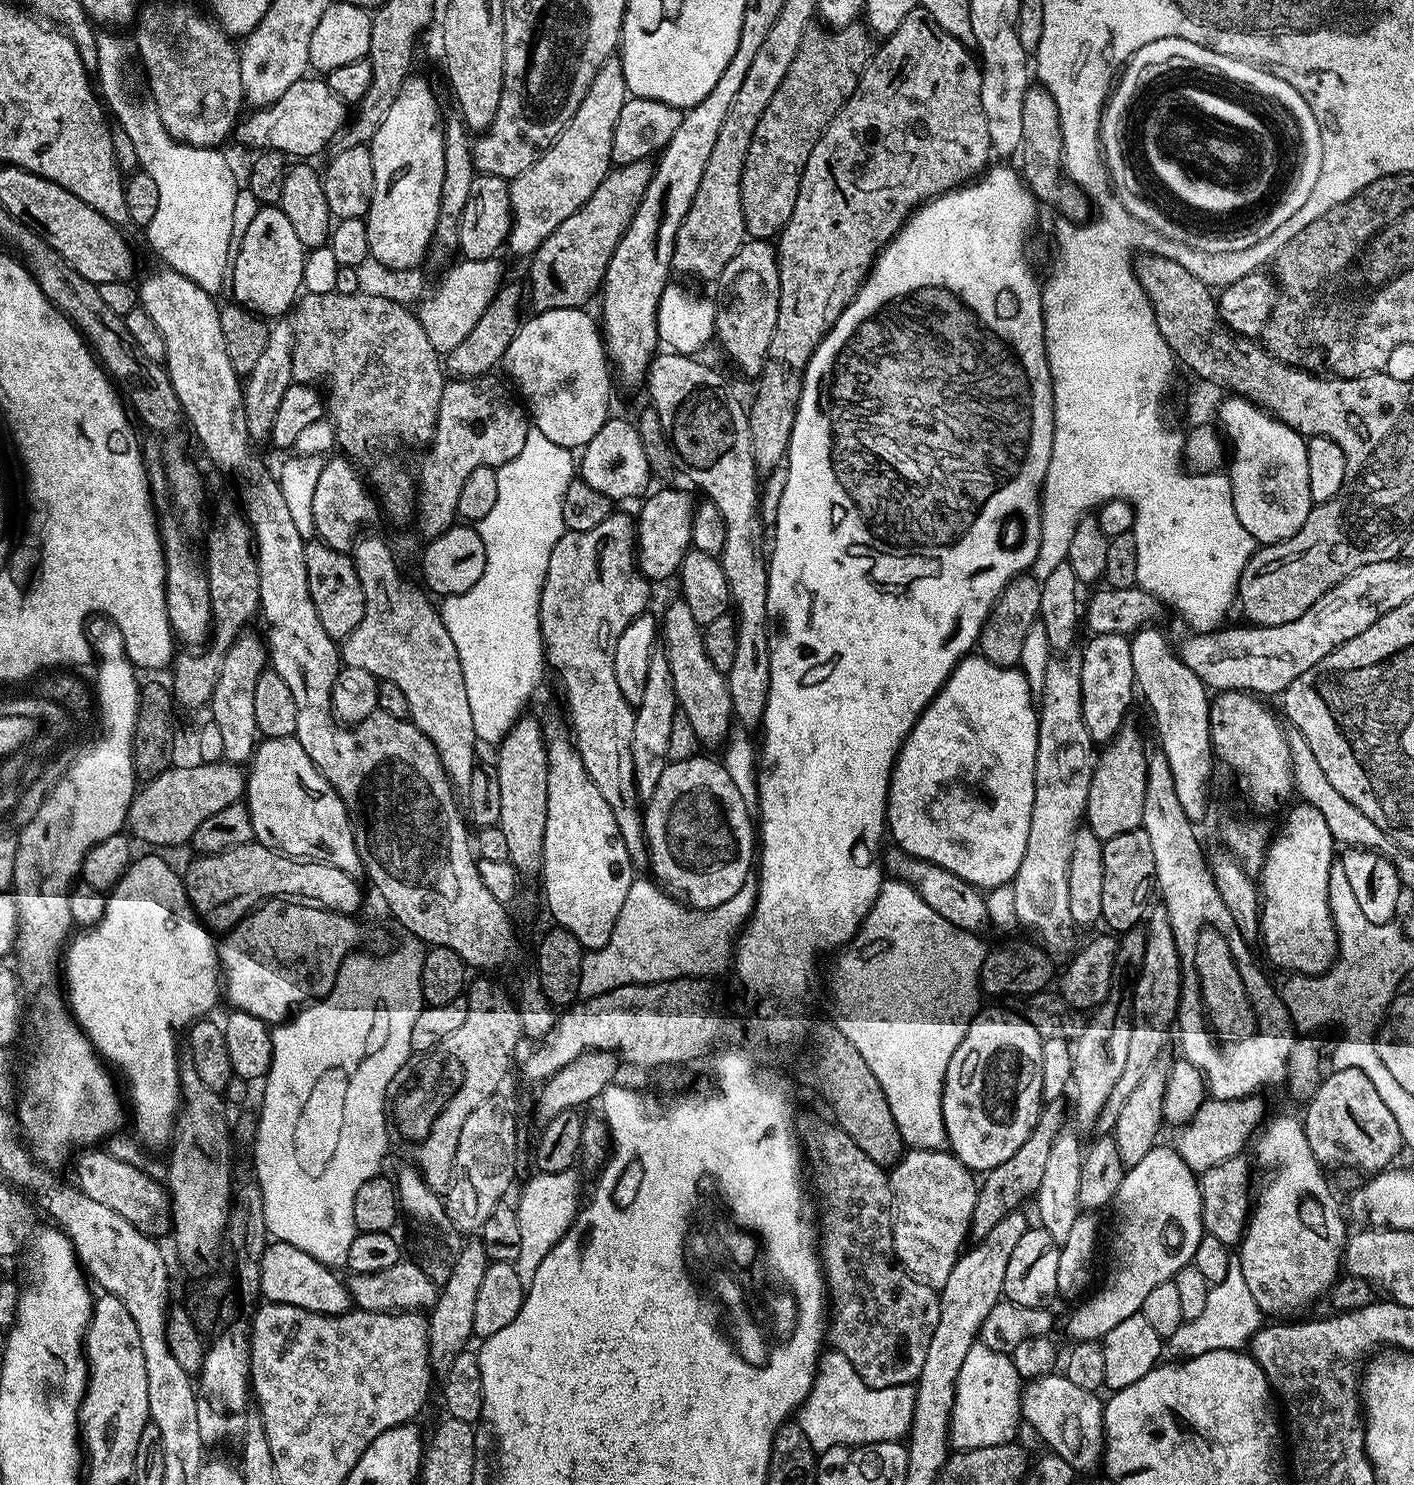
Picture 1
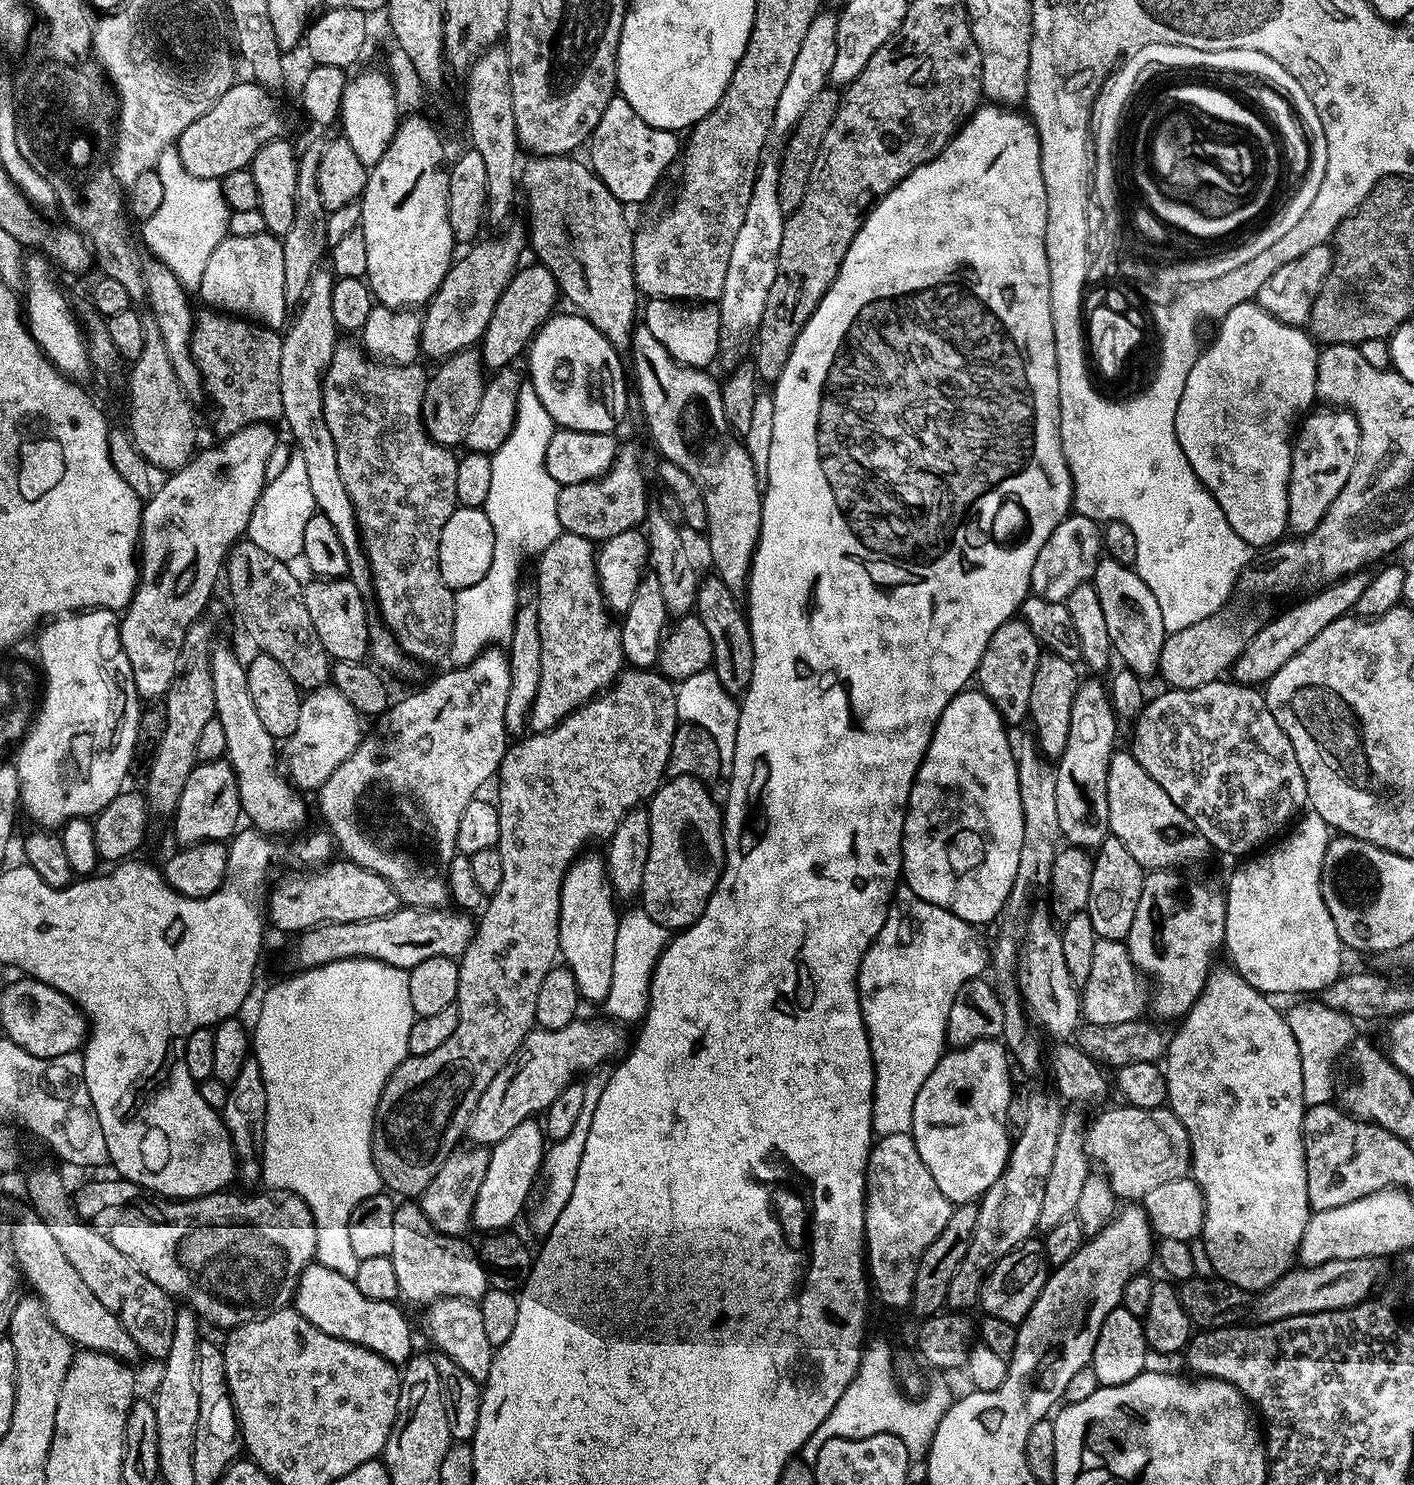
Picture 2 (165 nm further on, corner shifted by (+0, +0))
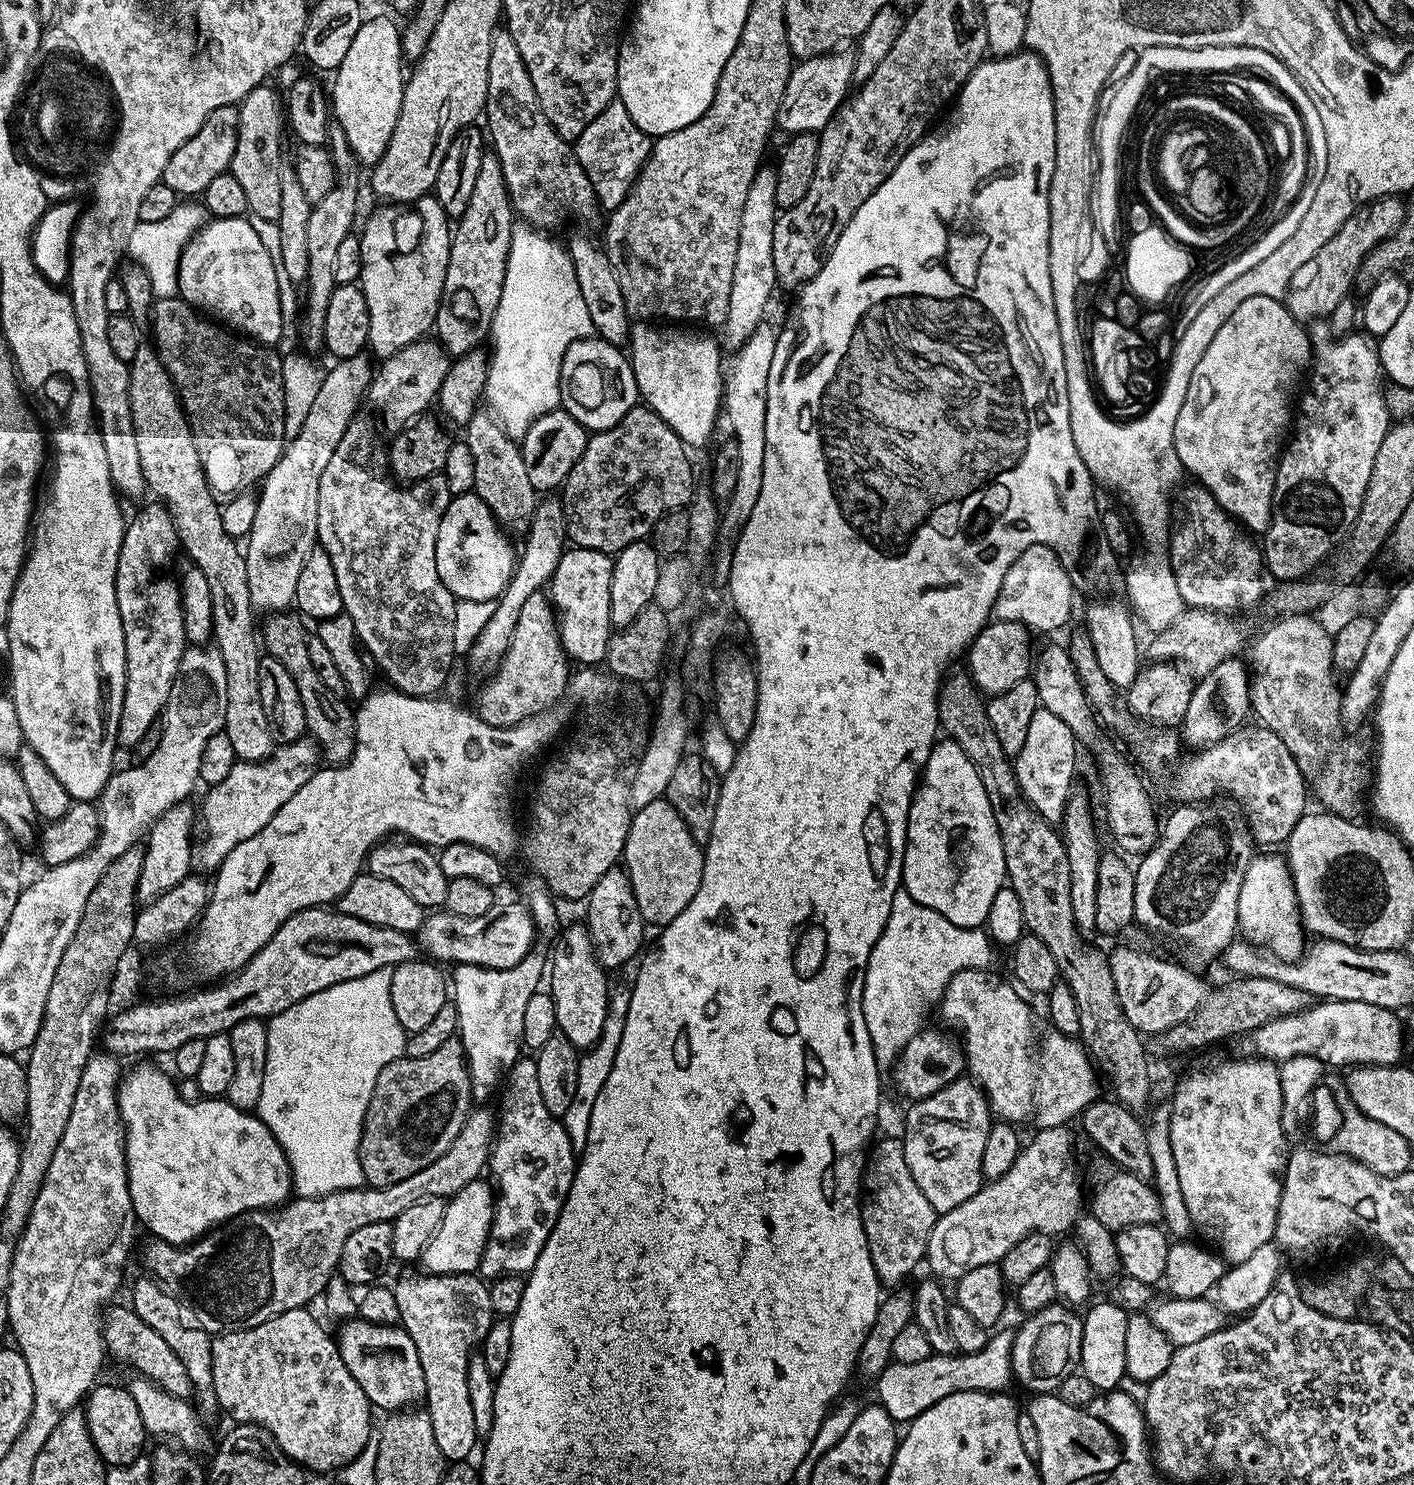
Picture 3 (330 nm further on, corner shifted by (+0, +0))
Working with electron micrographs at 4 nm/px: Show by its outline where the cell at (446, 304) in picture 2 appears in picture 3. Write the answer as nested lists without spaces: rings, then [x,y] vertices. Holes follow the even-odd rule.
[[[435,338],[415,340],[393,356],[387,357],[384,364],[375,369],[372,383],[366,393],[367,403],[372,403],[380,411],[379,419],[384,419],[383,427],[389,428],[389,433],[395,434],[407,428],[413,420],[420,419],[429,411],[428,408],[437,403],[442,381],[446,379],[446,370],[450,363],[448,351]]]

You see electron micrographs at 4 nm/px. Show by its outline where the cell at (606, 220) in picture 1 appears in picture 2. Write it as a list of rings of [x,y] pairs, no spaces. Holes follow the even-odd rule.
[[[532,262],[529,268],[521,267],[512,275],[512,281],[506,286],[490,322],[486,325],[484,337],[480,340],[478,351],[483,367],[488,370],[499,370],[515,365],[516,359],[525,355],[526,349],[537,330],[553,315],[552,308],[558,301],[558,289],[554,274],[546,270],[543,264]]]

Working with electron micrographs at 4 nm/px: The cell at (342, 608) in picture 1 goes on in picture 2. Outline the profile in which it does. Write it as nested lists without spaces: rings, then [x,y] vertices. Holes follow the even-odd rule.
[[[316,578],[304,584],[306,610],[310,614],[310,622],[314,622],[314,630],[318,630],[318,638],[322,638],[322,646],[328,651],[333,661],[363,661],[370,652],[370,619],[368,608],[364,605],[365,593],[350,578],[326,580]]]

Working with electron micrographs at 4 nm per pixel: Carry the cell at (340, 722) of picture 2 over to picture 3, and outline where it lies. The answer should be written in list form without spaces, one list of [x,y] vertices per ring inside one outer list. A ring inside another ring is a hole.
[[[301,738],[293,744],[280,744],[266,760],[241,760],[233,766],[230,774],[222,778],[222,782],[207,789],[204,805],[199,805],[198,824],[201,829],[204,827],[204,841],[201,844],[199,841],[198,844],[199,867],[201,864],[204,868],[212,868],[211,870],[219,869],[226,854],[230,854],[230,850],[234,850],[238,842],[254,838],[254,834],[258,834],[258,830],[262,830],[262,826],[266,826],[266,822],[270,822],[270,818],[274,818],[274,814],[278,814],[278,810],[282,810],[282,806],[286,806],[286,802],[290,802],[290,798],[294,798],[294,794],[298,794],[302,786],[306,786],[308,779],[317,772],[321,764],[320,749],[311,739]]]

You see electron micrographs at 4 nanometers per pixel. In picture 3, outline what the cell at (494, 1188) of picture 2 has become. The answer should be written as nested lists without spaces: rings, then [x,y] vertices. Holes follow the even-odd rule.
[[[481,1178],[462,1186],[462,1190],[454,1193],[445,1203],[441,1225],[424,1248],[422,1265],[424,1264],[425,1273],[433,1276],[453,1276],[472,1274],[479,1269],[492,1219],[496,1217],[497,1197],[494,1195],[493,1185],[488,1185],[486,1180]]]

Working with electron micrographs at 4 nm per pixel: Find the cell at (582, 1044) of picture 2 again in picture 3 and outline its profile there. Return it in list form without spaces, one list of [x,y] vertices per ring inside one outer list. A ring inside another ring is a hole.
[[[476,1106],[469,1111],[462,1130],[458,1130],[458,1138],[450,1142],[450,1150],[442,1154],[426,1170],[418,1170],[418,1174],[410,1174],[410,1178],[402,1178],[402,1182],[394,1182],[385,1188],[347,1188],[341,1192],[331,1192],[325,1196],[302,1196],[292,1198],[283,1206],[271,1210],[243,1212],[226,1224],[219,1225],[211,1232],[205,1232],[199,1240],[191,1244],[171,1244],[165,1240],[149,1239],[144,1248],[144,1264],[151,1275],[159,1280],[176,1299],[192,1312],[195,1318],[209,1334],[246,1330],[254,1326],[262,1326],[262,1322],[270,1322],[278,1314],[286,1310],[294,1310],[311,1305],[311,1300],[327,1289],[333,1273],[337,1271],[342,1246],[346,1246],[346,1238],[354,1234],[362,1226],[370,1226],[370,1222],[387,1220],[392,1222],[401,1215],[408,1206],[431,1196],[450,1198],[462,1186],[481,1179],[488,1168],[488,1158],[492,1155],[492,1142],[496,1134],[497,1117],[488,1106]]]

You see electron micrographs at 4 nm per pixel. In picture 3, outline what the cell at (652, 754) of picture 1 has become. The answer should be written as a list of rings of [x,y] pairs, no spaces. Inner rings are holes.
[[[617,866],[611,868],[606,874],[602,874],[598,885],[594,886],[594,890],[586,898],[585,906],[586,927],[595,944],[596,956],[606,970],[618,968],[630,961],[636,954],[638,956],[641,953],[646,921],[642,918],[641,911],[638,910],[633,886],[623,867]]]

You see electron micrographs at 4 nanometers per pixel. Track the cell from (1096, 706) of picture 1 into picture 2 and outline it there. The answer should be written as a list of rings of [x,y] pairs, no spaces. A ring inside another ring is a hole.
[[[1088,680],[1077,687],[1074,706],[1070,706],[1070,734],[1066,750],[1055,761],[1056,797],[1058,798],[1058,826],[1060,835],[1071,847],[1095,850],[1108,835],[1108,803],[1106,778],[1114,751],[1118,717],[1112,709],[1107,687],[1096,680]]]

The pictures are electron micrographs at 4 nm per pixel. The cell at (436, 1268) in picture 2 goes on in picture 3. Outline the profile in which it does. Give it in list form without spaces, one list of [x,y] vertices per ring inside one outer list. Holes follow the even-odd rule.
[[[476,1274],[419,1275],[404,1276],[394,1284],[400,1324],[414,1338],[414,1350],[418,1350],[418,1362],[422,1362],[422,1374],[426,1378],[423,1403],[434,1425],[438,1450],[442,1450],[445,1461],[464,1462],[478,1448],[466,1378],[470,1358],[486,1338],[494,1319],[488,1284]]]

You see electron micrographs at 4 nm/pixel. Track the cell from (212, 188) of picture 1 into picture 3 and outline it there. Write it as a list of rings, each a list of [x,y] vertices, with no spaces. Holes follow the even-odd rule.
[[[177,202],[174,211],[167,218],[158,222],[140,222],[134,226],[134,234],[130,234],[127,255],[135,263],[146,270],[146,278],[150,278],[153,297],[176,296],[179,284],[180,259],[184,247],[195,238],[196,233],[204,227],[206,213],[203,203]]]

